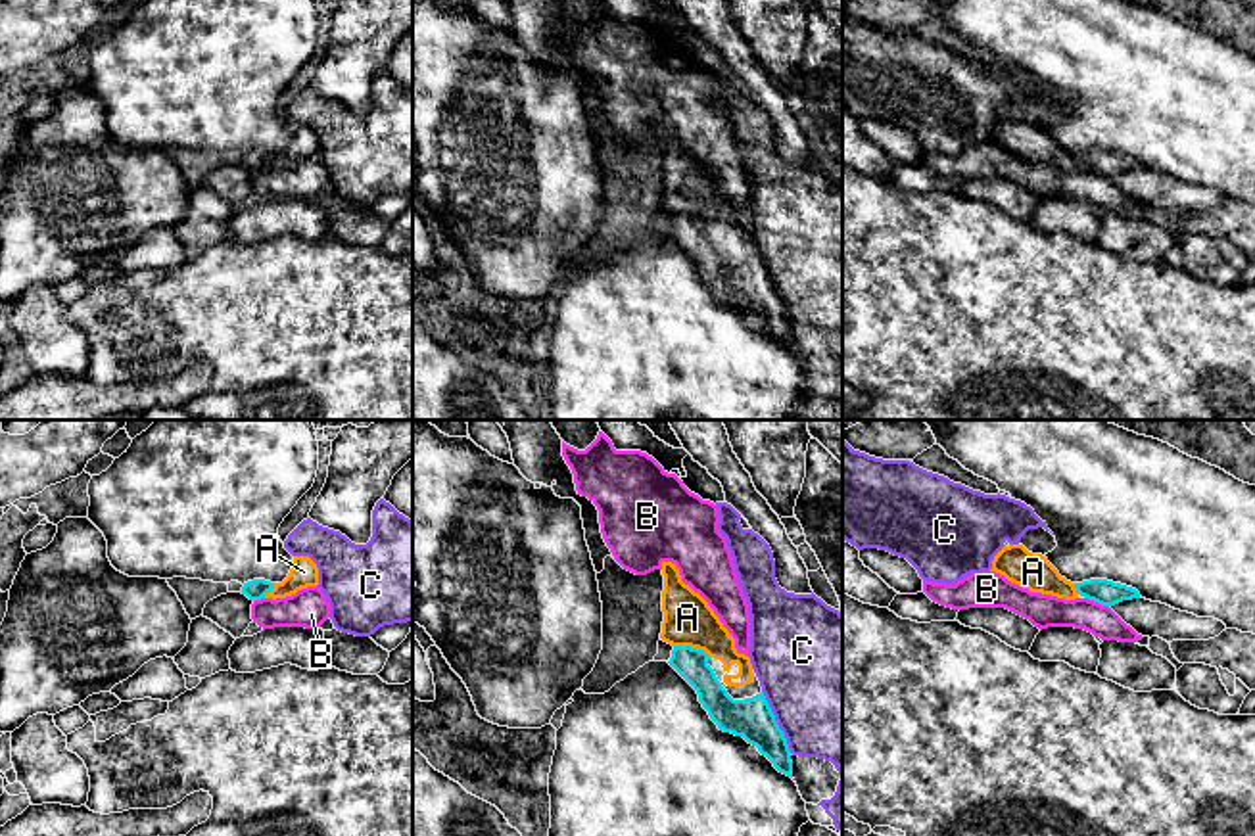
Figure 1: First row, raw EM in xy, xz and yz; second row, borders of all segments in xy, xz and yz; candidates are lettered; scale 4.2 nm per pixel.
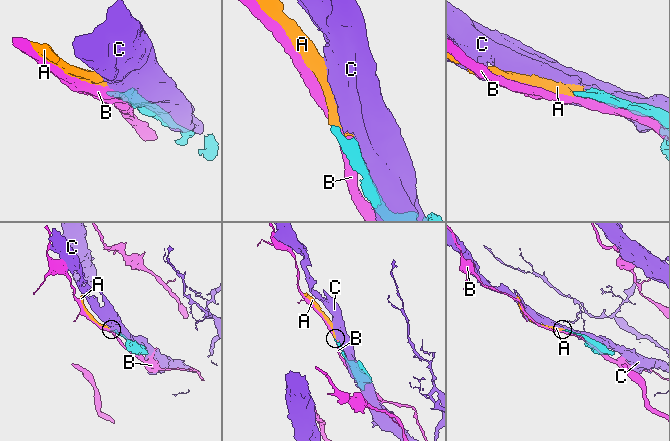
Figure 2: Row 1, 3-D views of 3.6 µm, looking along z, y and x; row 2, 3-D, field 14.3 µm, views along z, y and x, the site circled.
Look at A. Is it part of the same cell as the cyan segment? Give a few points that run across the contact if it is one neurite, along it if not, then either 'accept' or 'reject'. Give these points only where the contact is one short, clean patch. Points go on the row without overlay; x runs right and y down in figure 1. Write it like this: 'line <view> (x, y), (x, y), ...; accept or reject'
line xz (691, 234), (693, 219), (693, 200), (687, 188); accept

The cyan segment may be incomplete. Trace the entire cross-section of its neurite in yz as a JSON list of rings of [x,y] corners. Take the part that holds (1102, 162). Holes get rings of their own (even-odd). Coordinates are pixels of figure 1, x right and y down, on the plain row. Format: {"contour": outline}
{"contour": [[[1023,115],[1004,117],[992,130],[992,140],[1007,151],[1030,163],[1052,165],[1065,171],[1084,167],[1101,176],[1115,176],[1123,171],[1140,169],[1132,157],[1107,150],[1071,153],[1042,125],[1029,123]]]}

